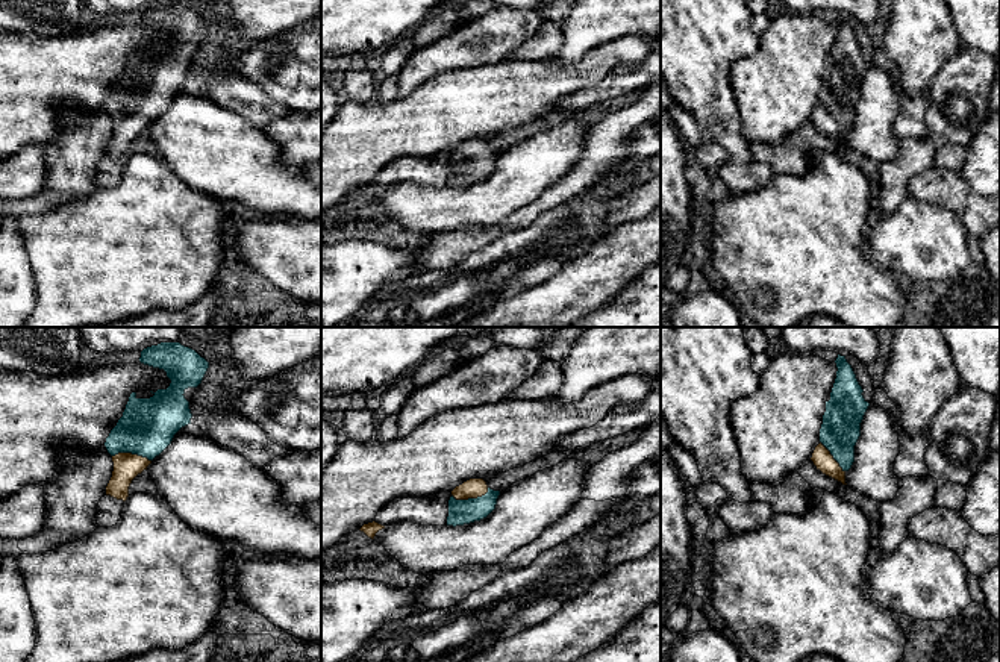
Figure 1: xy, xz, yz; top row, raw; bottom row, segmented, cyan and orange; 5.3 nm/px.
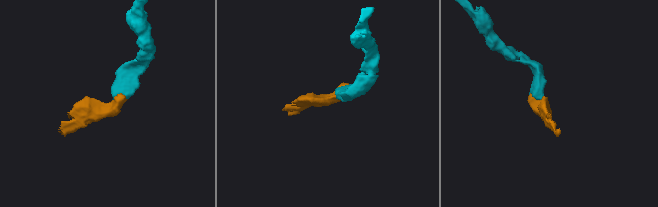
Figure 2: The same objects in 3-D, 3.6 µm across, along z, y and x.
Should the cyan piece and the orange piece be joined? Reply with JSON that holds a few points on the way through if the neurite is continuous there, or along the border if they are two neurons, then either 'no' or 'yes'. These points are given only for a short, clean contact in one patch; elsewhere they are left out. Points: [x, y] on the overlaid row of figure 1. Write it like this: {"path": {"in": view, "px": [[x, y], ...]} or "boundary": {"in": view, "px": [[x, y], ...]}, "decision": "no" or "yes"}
{"path": {"in": "xz", "px": [[461, 512], [470, 499], [473, 488]]}, "decision": "yes"}

